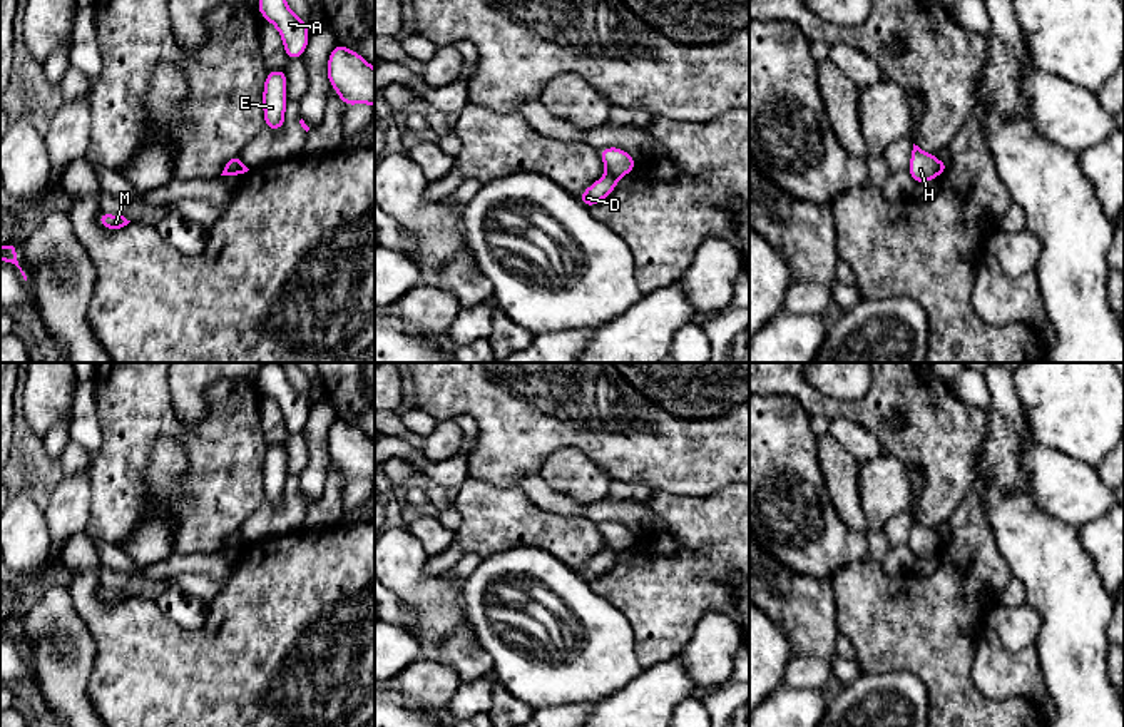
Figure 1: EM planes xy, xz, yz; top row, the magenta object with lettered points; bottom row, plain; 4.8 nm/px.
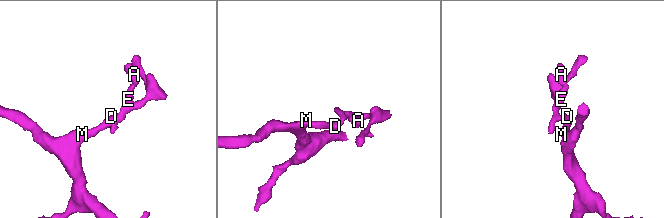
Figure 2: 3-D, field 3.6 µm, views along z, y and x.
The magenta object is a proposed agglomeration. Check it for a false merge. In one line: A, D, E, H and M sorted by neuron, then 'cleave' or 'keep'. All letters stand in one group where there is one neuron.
A E H / D M | cleave

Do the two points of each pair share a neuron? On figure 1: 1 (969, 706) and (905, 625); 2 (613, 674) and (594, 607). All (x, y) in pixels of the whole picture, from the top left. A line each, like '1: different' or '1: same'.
1: same
2: same

